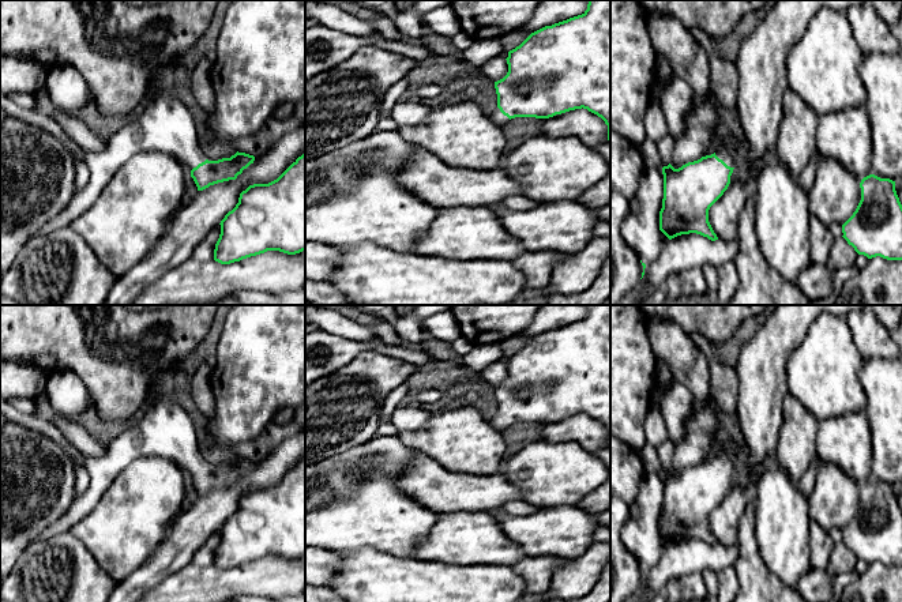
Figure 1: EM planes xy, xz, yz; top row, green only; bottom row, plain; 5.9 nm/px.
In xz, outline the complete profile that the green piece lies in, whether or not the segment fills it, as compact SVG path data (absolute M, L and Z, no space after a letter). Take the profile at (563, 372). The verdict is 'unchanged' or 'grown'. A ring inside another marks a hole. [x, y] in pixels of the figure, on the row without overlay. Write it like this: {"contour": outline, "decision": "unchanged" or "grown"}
{"contour": "M589 305L587 315L578 321L545 331L531 338L519 351L508 357L507 380L495 387L497 411L486 418L501 433L515 422L549 424L575 414L587 414L608 430L610 447L610 305Z", "decision": "grown"}

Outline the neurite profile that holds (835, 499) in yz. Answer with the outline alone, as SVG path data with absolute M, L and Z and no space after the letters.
M820 463L808 497L811 520L830 531L843 530L861 505L861 484L831 463Z

